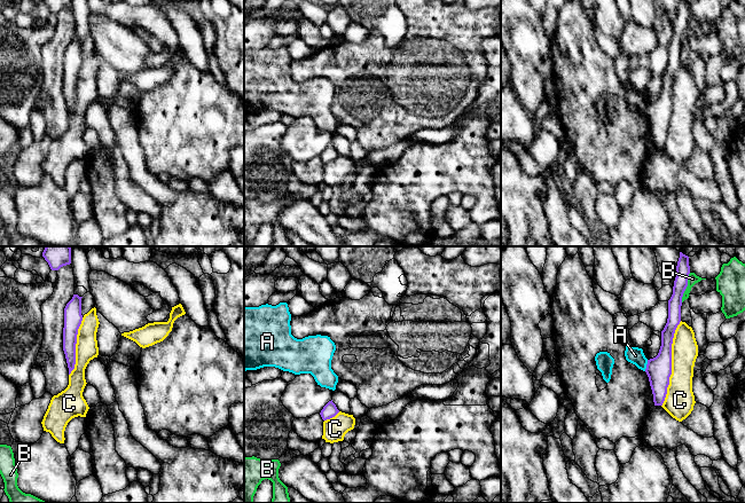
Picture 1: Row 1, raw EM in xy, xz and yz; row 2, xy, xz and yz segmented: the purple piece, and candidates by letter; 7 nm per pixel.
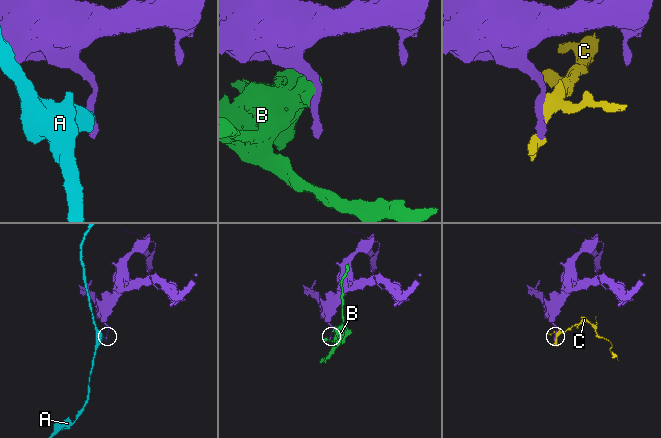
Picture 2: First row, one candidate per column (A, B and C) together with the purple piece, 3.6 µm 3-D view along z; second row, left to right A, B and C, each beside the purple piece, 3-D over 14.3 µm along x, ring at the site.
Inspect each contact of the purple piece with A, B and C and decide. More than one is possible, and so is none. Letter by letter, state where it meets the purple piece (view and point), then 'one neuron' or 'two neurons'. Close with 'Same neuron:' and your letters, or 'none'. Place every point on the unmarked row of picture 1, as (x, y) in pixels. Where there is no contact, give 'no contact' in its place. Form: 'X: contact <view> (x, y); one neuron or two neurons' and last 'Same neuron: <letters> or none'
A: contact yz (647, 109); two neurons
B: contact yz (685, 31); two neurons
C: contact yz (671, 107); two neurons
Same neuron: none

